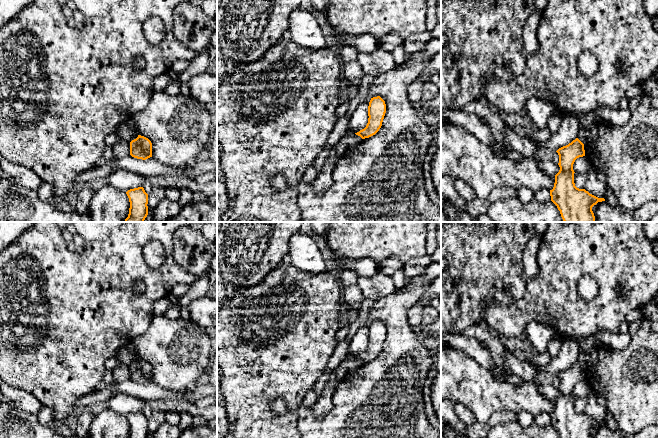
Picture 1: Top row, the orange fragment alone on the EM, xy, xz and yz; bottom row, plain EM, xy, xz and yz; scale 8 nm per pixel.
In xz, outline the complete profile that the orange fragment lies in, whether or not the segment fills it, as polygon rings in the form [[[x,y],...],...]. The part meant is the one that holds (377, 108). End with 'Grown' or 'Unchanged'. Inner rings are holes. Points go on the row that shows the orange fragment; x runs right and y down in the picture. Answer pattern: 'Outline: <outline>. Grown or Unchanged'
Outline: [[[380,96],[371,98],[368,106],[368,123],[364,129],[355,134],[362,139],[375,135],[382,126],[385,113],[385,101]]]. Unchanged

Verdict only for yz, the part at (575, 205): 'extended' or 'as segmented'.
as segmented

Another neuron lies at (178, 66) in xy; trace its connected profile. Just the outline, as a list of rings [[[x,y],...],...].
[[[176,60],[171,64],[170,69],[176,72],[177,74],[180,74],[189,67],[190,62],[191,61],[187,61],[187,60]]]

